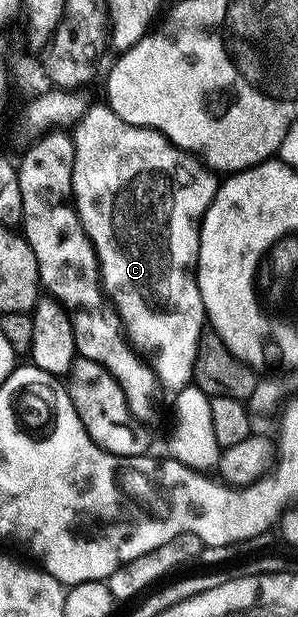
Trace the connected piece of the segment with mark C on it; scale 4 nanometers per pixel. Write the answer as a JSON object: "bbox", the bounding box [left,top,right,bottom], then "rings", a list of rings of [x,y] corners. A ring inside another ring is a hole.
{"bbox":[73,106,218,389],"rings":[[[107,106],[90,107],[77,121],[73,138],[73,199],[85,233],[97,252],[101,287],[134,349],[153,368],[166,389],[190,387],[195,350],[207,328],[197,285],[201,220],[217,193],[218,173],[200,155],[173,144],[162,132],[128,124]]]}

